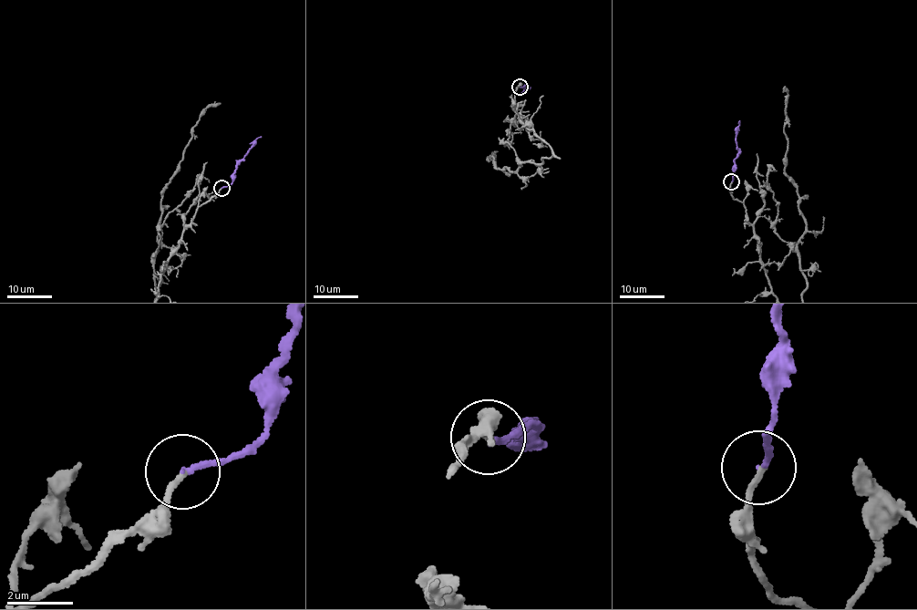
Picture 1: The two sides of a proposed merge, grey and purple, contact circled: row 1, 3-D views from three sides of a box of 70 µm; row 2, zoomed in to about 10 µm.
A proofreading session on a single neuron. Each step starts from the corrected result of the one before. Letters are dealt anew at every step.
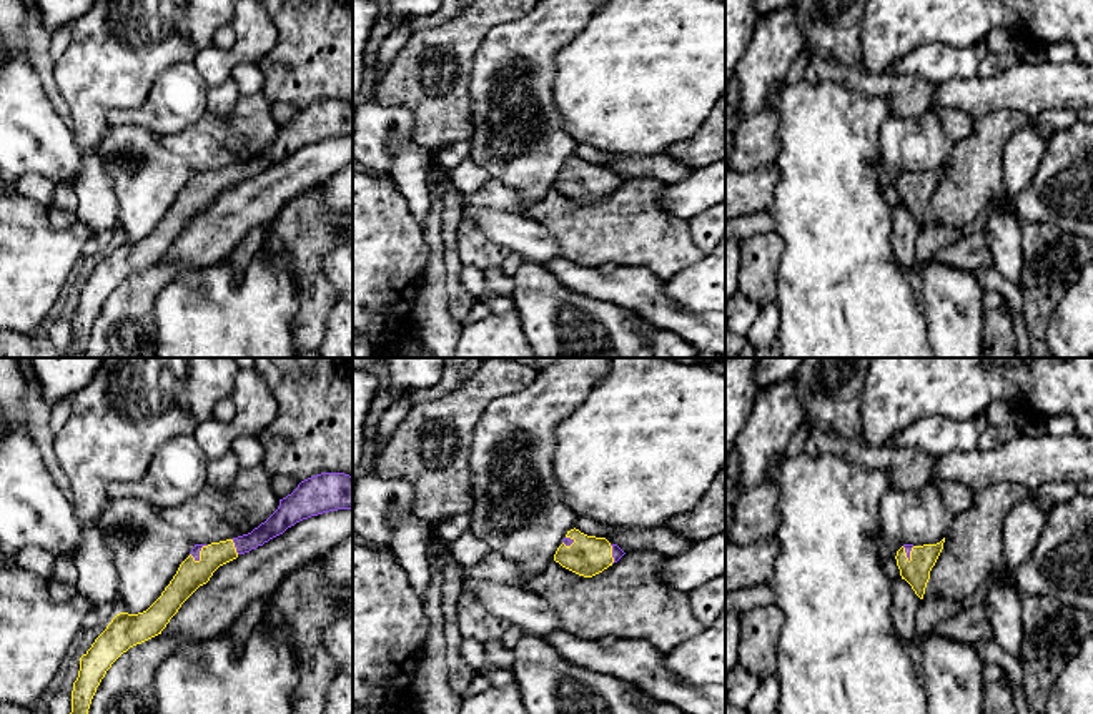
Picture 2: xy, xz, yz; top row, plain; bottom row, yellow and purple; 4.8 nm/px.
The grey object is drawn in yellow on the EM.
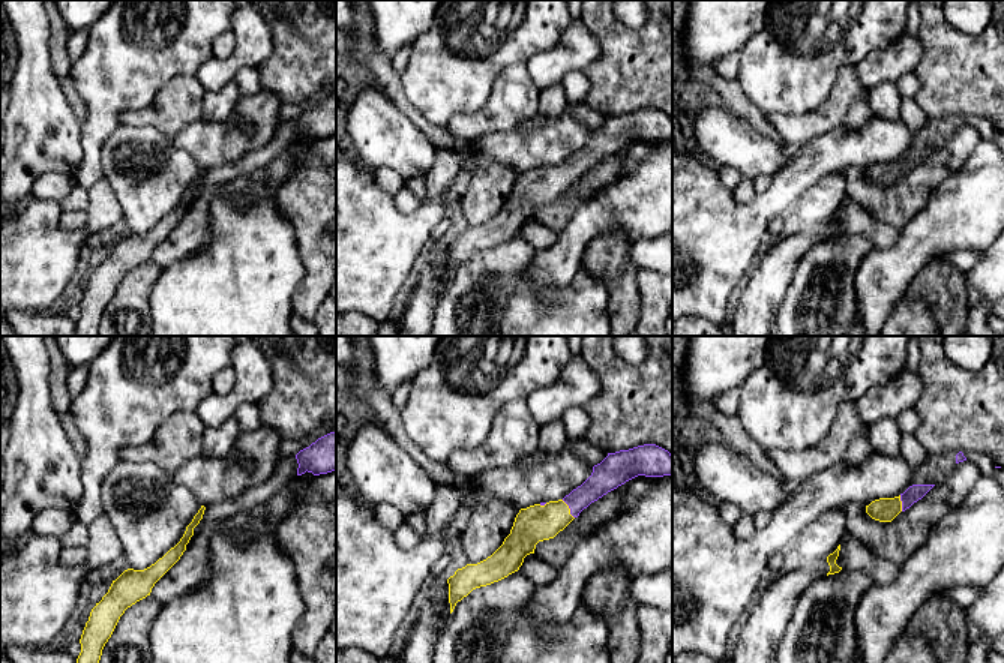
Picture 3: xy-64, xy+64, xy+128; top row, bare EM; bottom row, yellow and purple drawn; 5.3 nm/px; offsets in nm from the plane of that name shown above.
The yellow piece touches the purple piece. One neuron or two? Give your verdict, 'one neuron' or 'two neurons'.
one neuron

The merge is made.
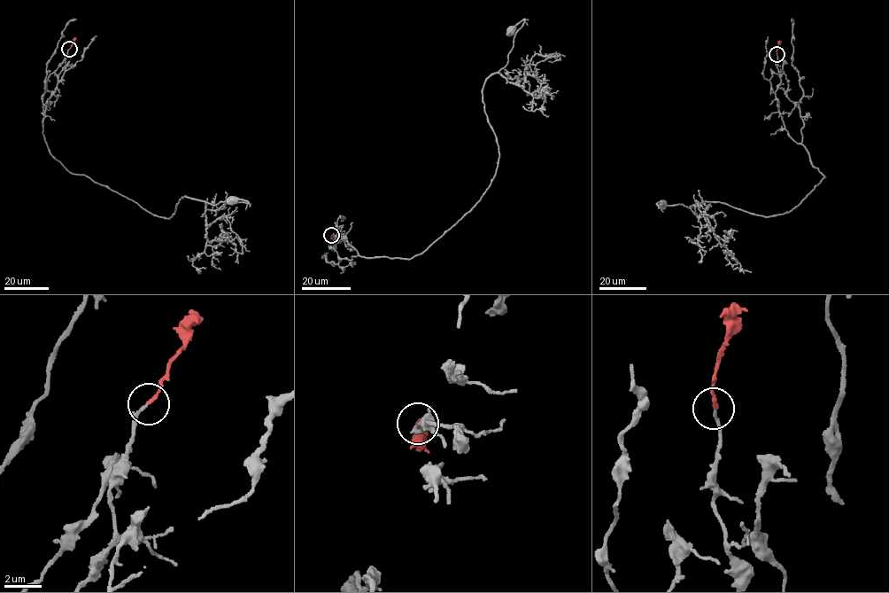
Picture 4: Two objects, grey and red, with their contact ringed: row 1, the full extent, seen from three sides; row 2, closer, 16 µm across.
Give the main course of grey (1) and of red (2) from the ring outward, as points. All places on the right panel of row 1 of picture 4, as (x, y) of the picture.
1: (777, 54), (784, 128), (824, 177), (792, 209), (768, 216), (715, 201), (663, 204)
2: (776, 54), (780, 41)

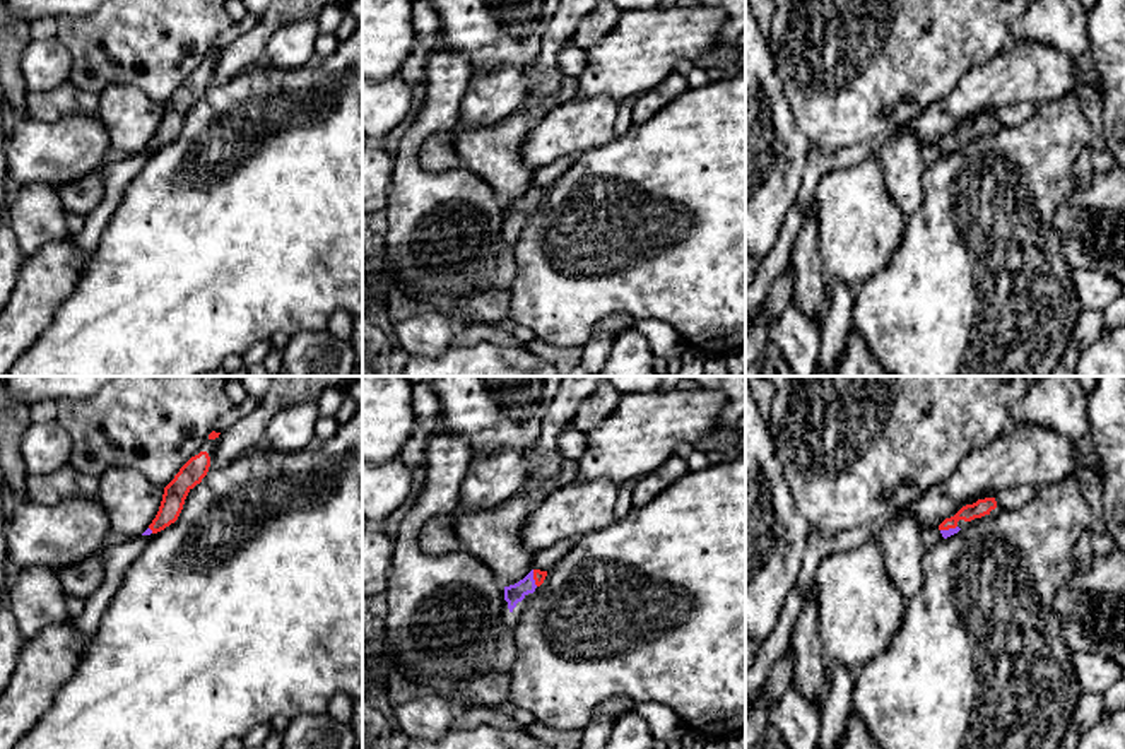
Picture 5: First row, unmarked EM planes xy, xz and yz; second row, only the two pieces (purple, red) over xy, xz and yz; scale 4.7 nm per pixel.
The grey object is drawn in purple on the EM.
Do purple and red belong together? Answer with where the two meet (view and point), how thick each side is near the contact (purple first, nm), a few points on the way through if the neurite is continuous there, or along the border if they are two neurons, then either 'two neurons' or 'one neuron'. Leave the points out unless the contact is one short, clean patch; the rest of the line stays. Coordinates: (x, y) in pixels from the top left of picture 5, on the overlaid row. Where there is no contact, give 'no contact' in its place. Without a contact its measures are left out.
meets purple in xz at (532, 578); 90 nm thick on the purple side, 60 nm on the other; runs through xz (513, 594), (532, 578), (539, 577); one neuron

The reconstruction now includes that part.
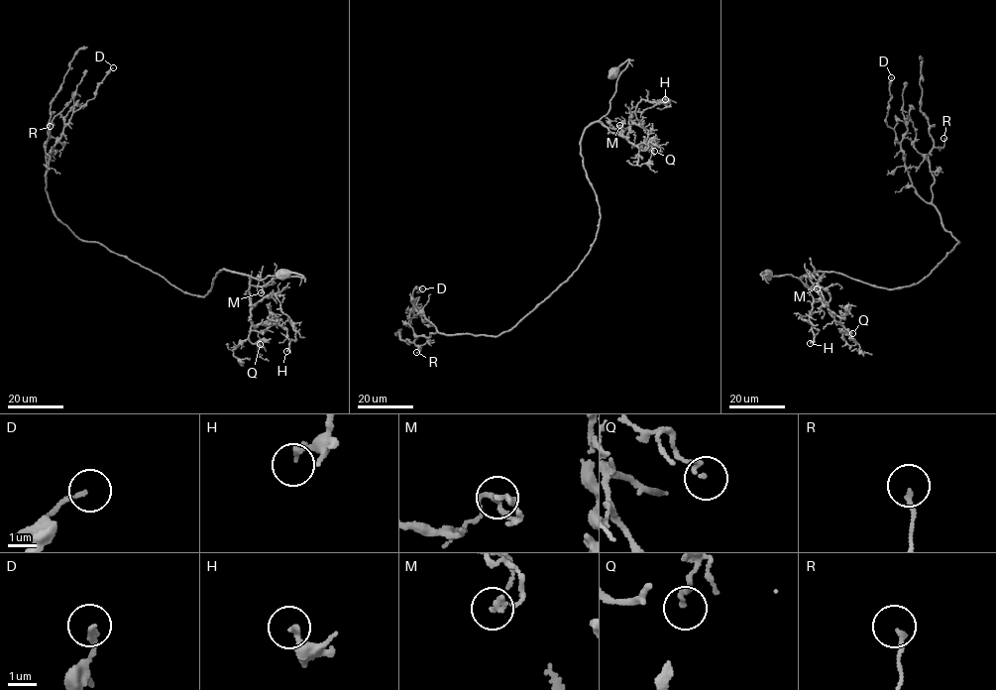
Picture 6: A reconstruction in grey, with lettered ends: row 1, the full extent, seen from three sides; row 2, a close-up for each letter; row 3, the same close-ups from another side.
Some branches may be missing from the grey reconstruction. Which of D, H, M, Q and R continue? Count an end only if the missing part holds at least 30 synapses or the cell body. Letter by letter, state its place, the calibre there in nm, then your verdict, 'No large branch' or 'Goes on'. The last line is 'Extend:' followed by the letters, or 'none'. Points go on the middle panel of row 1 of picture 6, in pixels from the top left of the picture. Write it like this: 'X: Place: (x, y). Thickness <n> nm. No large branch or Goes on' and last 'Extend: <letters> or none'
D: Place: (422, 288). Thickness 140 nm. No large branch
H: Place: (665, 99). Thickness 180 nm. No large branch
M: Place: (619, 125). Thickness 170 nm. No large branch
Q: Place: (654, 151). Thickness 140 nm. No large branch
R: Place: (416, 352). Thickness 150 nm. No large branch
Extend: none

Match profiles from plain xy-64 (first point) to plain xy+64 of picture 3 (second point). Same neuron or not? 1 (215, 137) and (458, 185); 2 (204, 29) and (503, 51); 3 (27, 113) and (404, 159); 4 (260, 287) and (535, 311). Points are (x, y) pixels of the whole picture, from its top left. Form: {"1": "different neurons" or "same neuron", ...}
{"1": "same neuron", "2": "same neuron", "3": "same neuron", "4": "same neuron"}

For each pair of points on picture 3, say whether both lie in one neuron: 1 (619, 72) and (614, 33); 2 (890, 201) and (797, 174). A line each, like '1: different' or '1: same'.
1: same
2: different

